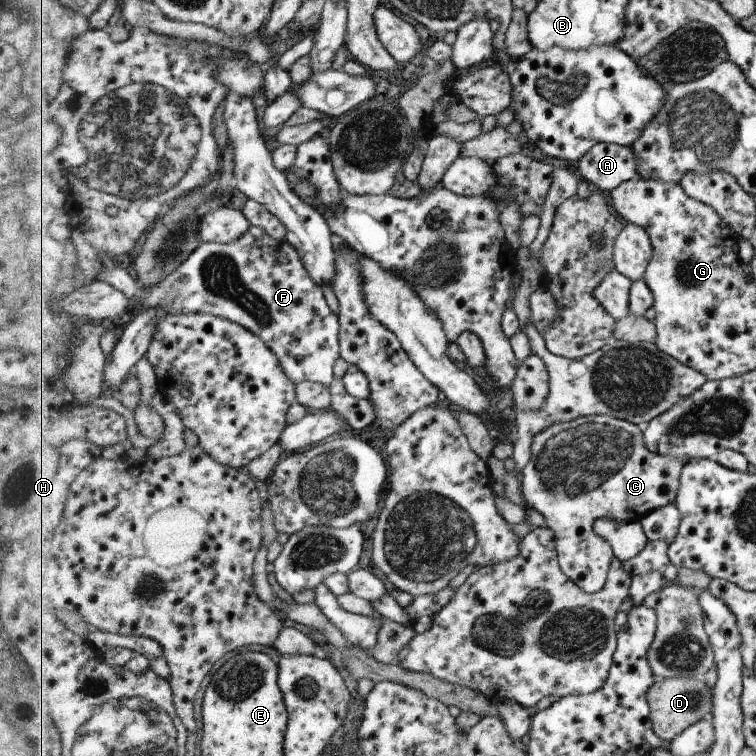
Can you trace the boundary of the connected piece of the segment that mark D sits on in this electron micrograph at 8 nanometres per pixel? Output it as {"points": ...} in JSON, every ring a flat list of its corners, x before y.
{"points":[[673,677,662,681,657,680,648,693,652,710,650,717,654,722,654,731,662,739,672,741,701,719,712,720,714,716,712,690,713,688,706,683,705,679]]}

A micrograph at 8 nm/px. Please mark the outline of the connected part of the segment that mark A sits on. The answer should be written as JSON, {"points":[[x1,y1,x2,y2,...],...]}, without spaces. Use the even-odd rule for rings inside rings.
{"points":[[599,143,577,162,577,174,595,190,611,194,621,183,640,178,639,166,630,146]]}

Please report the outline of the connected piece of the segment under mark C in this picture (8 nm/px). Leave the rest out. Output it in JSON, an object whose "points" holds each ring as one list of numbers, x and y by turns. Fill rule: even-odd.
{"points":[[609,415,584,416,554,424,534,438,530,461,520,474,521,490,526,504,541,513,546,526,555,533,564,573,584,591,595,594,606,585,616,559,609,541,596,534,597,520,642,521,654,510,675,503,681,488,682,470,689,460,691,456,672,459,649,450,644,432,635,423]]}

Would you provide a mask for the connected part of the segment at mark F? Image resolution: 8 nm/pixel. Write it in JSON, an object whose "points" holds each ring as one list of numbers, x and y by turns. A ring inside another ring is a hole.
{"points":[[250,225,241,238,233,242,201,243,199,248,179,265,175,272,162,278,157,284,147,286,140,282,132,269,123,269,116,264,115,269,100,271,99,281,111,283,122,290,134,303,145,309,155,309,165,313,215,315,247,326,259,335,263,342,278,355,279,362,287,376,295,384,305,381,330,385,334,379,334,366,340,354,340,318,331,312,323,288,311,278,310,271,302,261,298,246,287,240,273,238,261,227]]}

